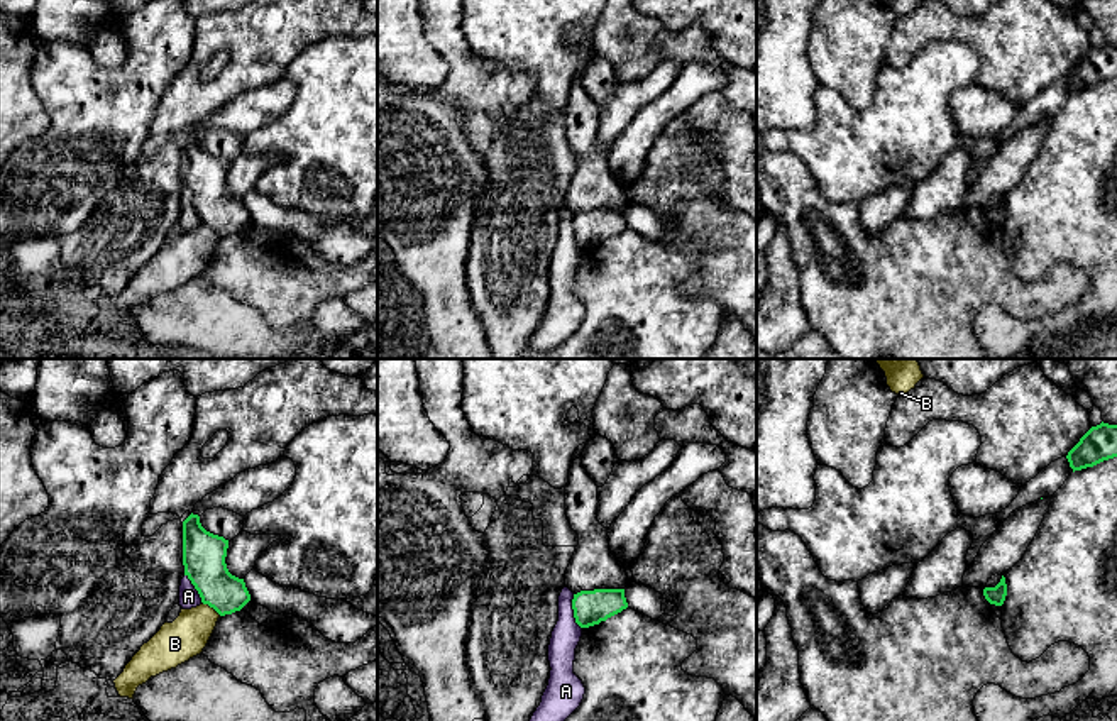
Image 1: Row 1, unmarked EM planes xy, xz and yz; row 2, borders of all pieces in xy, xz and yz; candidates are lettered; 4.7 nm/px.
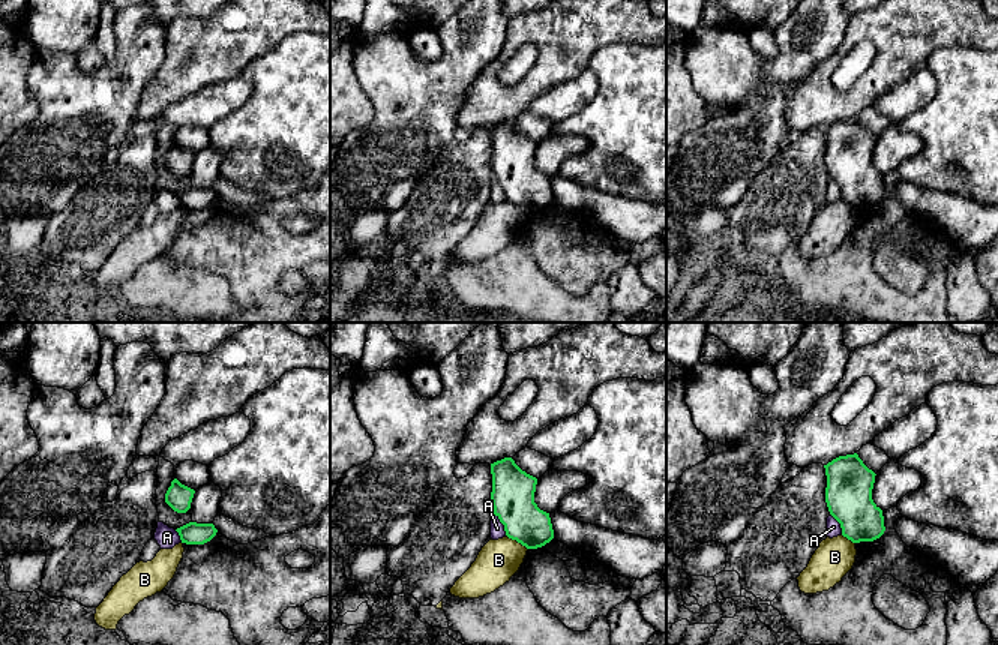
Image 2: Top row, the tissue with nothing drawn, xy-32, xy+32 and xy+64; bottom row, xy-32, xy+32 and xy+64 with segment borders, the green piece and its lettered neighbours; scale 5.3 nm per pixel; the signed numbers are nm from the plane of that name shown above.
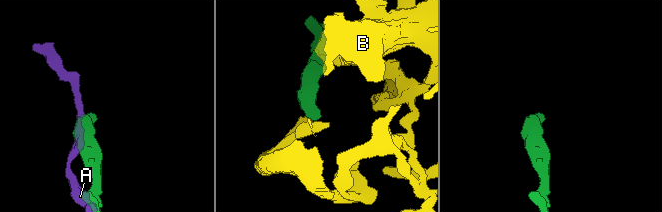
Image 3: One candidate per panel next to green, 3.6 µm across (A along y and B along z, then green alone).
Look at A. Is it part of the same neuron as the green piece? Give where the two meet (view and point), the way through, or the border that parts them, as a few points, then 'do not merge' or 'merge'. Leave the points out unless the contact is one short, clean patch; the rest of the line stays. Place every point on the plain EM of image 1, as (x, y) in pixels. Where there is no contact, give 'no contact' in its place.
contact xz (574, 232); border xz (572, 215), (572, 237), (581, 249); do not merge

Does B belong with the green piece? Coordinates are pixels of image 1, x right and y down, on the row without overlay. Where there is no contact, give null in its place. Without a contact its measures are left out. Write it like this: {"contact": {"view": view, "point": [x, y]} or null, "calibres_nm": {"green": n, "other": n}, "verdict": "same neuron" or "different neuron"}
{"contact": {"view": "xy", "point": [212, 227]}, "calibres_nm": {"green": 200, "other": 200}, "verdict": "different neuron"}

